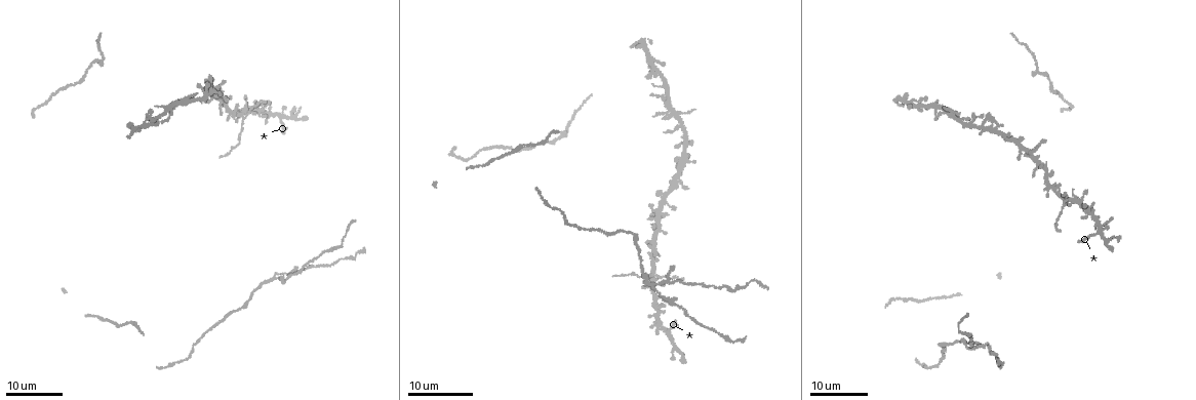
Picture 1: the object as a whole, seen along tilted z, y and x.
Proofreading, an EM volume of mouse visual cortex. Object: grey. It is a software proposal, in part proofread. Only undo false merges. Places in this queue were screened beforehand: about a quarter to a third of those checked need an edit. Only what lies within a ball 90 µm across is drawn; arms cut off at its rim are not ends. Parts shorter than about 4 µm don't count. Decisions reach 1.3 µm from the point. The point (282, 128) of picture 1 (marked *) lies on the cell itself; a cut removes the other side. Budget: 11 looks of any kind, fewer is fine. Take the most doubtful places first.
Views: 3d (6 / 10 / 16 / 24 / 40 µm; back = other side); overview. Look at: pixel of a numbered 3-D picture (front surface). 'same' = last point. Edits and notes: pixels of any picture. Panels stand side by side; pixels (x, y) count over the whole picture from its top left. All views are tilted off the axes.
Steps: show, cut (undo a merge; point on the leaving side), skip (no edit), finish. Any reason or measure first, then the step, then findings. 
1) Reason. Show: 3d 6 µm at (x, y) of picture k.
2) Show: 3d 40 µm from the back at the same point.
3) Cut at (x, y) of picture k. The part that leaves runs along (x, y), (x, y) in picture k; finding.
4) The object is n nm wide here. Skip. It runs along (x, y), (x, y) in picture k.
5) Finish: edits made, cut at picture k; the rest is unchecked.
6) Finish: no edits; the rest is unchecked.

Four arms meet. Show: 3d 16 µm at (666, 331) of picture 1.

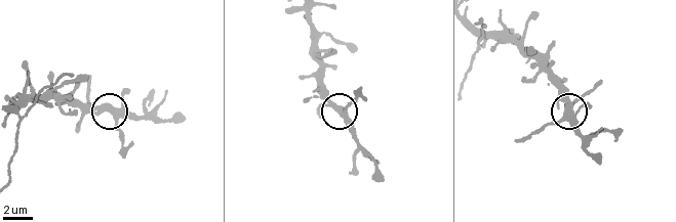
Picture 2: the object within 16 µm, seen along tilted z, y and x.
Zoom in. Show: 3d 6 µm at (117, 109) of picture 2.

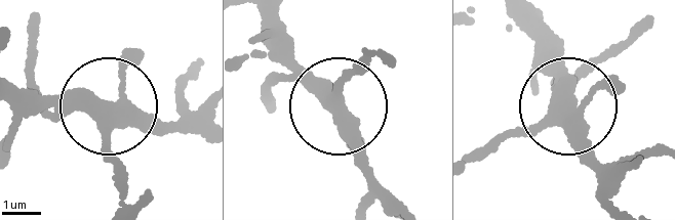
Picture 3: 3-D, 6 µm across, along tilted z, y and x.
4 arms meet here. Skip. It runs along (471, 162), (560, 112), (602, 194) in picture 3; continuous, no second cell.

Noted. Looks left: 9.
Three arms meet. Show: 3d 16 µm at (985, 346) of picture 1.

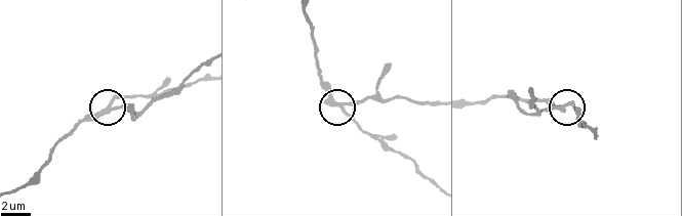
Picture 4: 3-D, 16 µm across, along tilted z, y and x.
Show: 3d 6 µm at (343, 102) of picture 4.

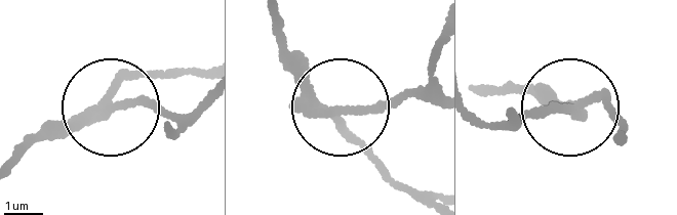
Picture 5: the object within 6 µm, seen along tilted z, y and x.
The side arm is 23 µm long. Cut at (140, 96) of picture 5. The part that leaves runs along (98, 115), (205, 108) in picture 5; a second cell is stuck on.

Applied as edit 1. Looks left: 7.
Arms part here. Show: 3d 24 µm at (1038, 72) of picture 1.

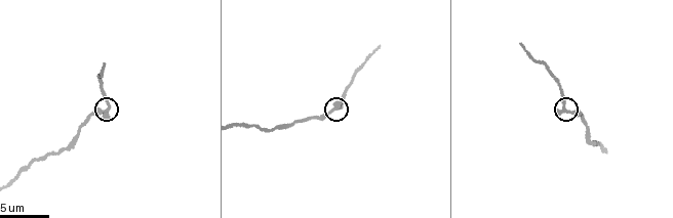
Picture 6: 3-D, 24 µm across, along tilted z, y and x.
Zoom in. Show: 3d 6 µm at (563, 109) of picture 6.

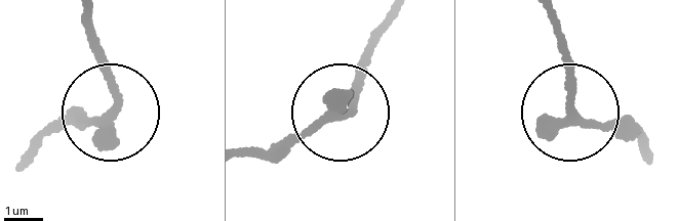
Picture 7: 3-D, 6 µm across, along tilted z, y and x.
The side arm is 10 µm long. Skip. All the same cell.

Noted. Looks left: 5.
Three arms meet. Show: 3d 16 µm at (672, 306) of picture 1.

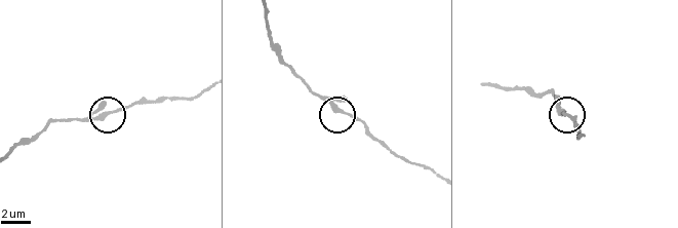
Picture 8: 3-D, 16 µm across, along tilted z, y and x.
Show: 3d 6 µm at (338, 112) of picture 8.

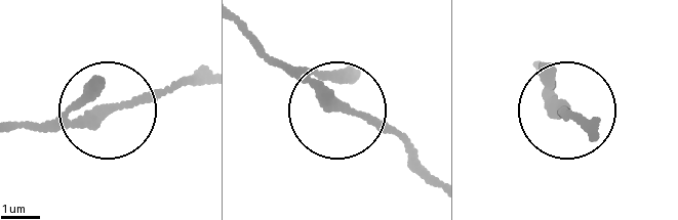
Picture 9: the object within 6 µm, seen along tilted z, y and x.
Skip. Continuous, no second cell.

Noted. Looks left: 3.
Show: overview.

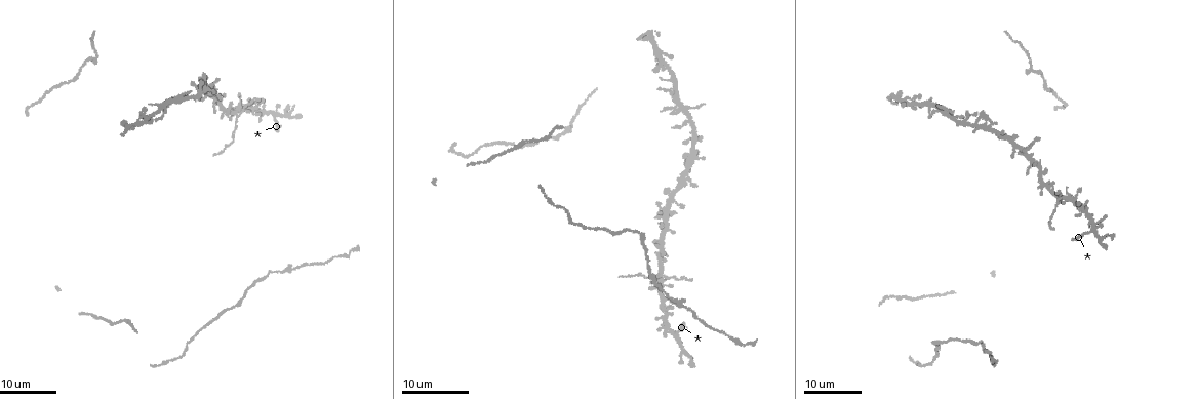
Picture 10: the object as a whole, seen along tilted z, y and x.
Looks like a crossing. Show: 3d 16 µm at (235, 112) of picture 10.

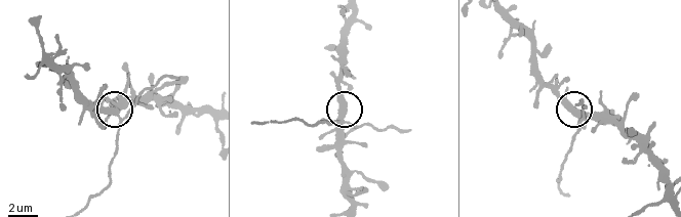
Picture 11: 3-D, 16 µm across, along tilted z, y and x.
Show: 3d 6 µm at (342, 115) of picture 11.

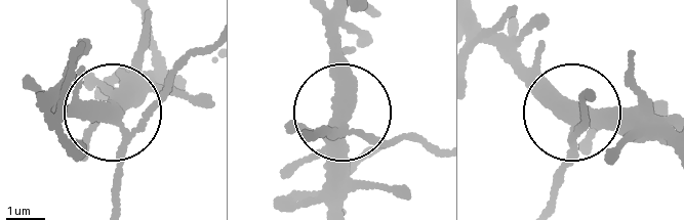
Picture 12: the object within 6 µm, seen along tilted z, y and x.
The side arm is 75 µm long. Cut at (161, 96) of picture 12. The part that leaves runs along (121, 142), (114, 209) in picture 12; a second cell is stuck on.

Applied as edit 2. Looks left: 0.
Finish: edits made, cut at picture 5, cut at picture 12; the rest is unchecked.

